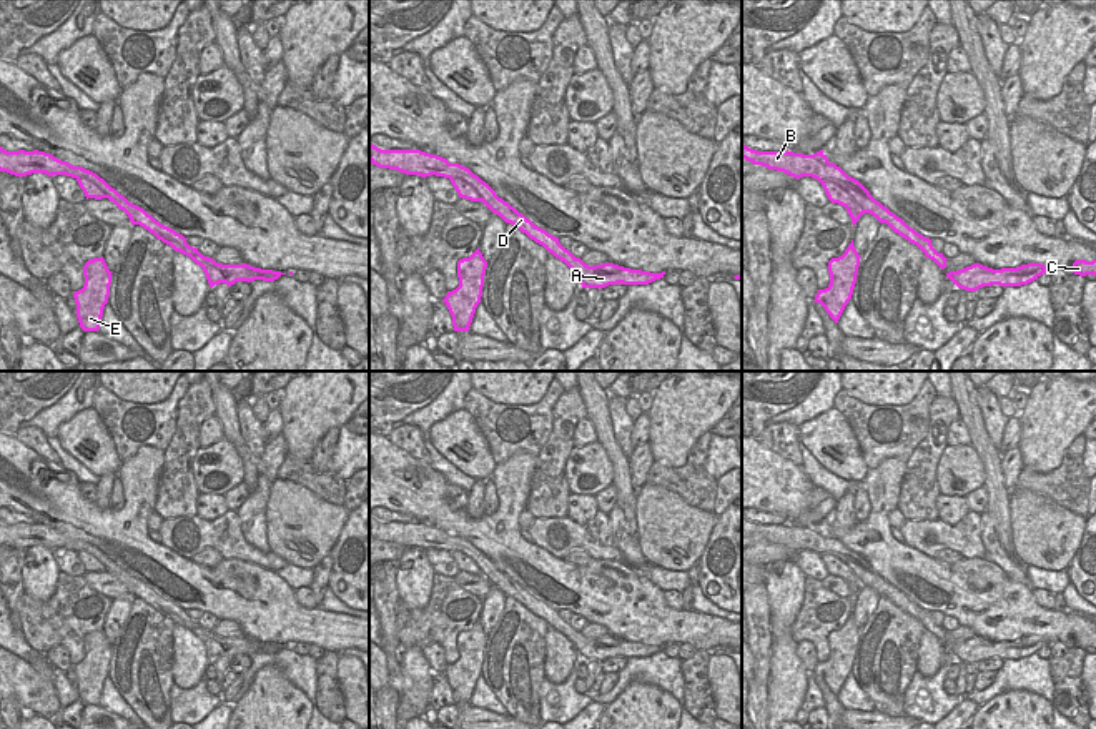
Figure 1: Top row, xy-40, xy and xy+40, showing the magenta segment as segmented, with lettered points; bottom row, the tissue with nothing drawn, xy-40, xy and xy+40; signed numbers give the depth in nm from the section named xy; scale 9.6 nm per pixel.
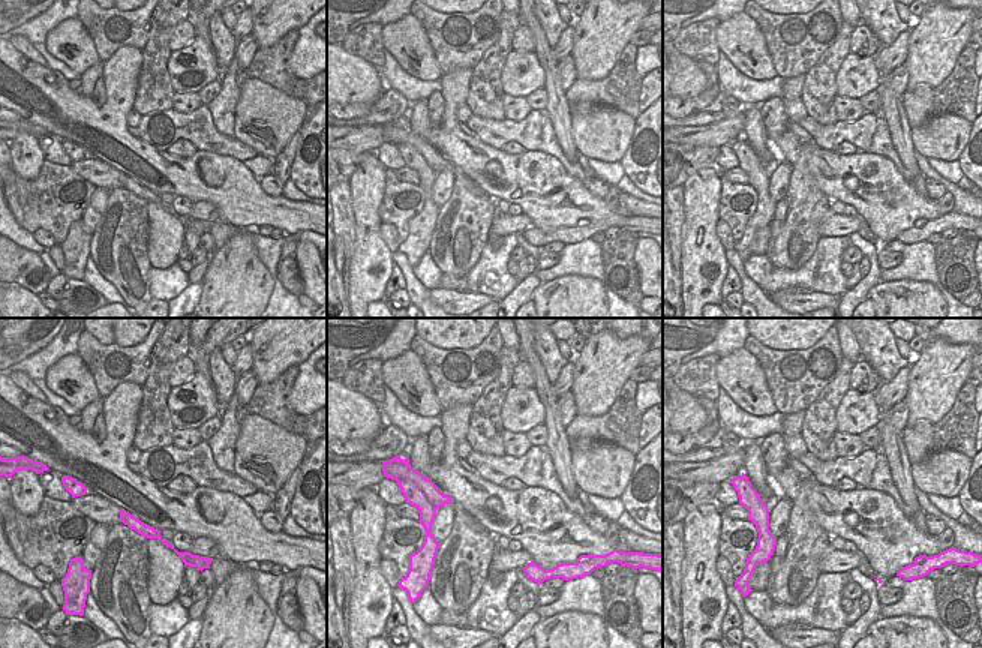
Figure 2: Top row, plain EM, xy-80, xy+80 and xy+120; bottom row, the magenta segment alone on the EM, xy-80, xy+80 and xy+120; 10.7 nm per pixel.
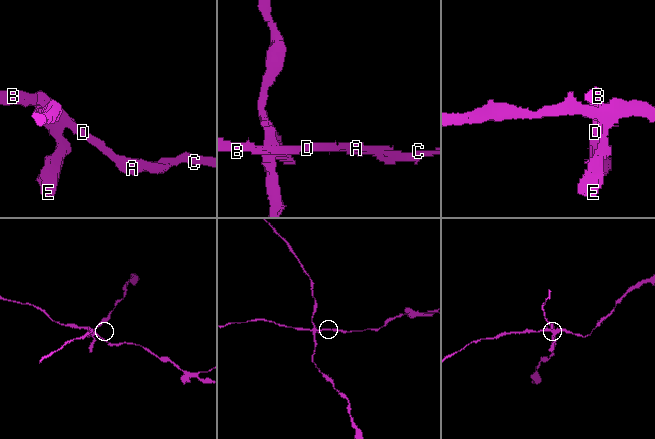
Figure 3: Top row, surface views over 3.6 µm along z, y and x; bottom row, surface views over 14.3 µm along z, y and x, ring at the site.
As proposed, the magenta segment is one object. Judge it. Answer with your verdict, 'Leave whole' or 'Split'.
Split

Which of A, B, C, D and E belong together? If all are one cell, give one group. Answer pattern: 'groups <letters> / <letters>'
groups A B C D / E

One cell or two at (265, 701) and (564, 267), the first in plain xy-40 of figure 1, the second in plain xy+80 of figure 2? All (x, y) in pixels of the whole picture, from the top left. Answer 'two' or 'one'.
two

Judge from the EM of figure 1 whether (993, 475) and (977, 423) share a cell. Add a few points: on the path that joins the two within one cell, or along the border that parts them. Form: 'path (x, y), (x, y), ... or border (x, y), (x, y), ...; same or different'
path (992, 461), (980, 436); same

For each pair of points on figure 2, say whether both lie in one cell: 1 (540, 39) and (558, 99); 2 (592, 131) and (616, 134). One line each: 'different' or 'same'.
1: same
2: same

